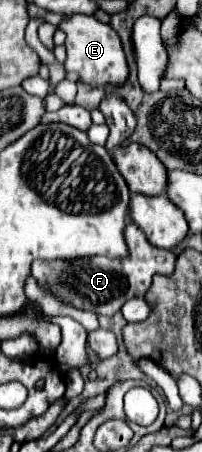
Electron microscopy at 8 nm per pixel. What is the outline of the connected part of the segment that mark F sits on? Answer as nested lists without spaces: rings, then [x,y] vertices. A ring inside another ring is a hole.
[[[128,223],[126,243],[130,249],[130,257],[116,261],[116,259],[78,259],[76,263],[32,263],[32,277],[40,281],[40,285],[52,287],[56,295],[70,301],[74,307],[80,309],[94,309],[100,315],[114,315],[130,297],[146,295],[154,275],[172,275],[176,255],[172,251],[156,249],[146,241],[146,235],[136,227],[136,223]]]

